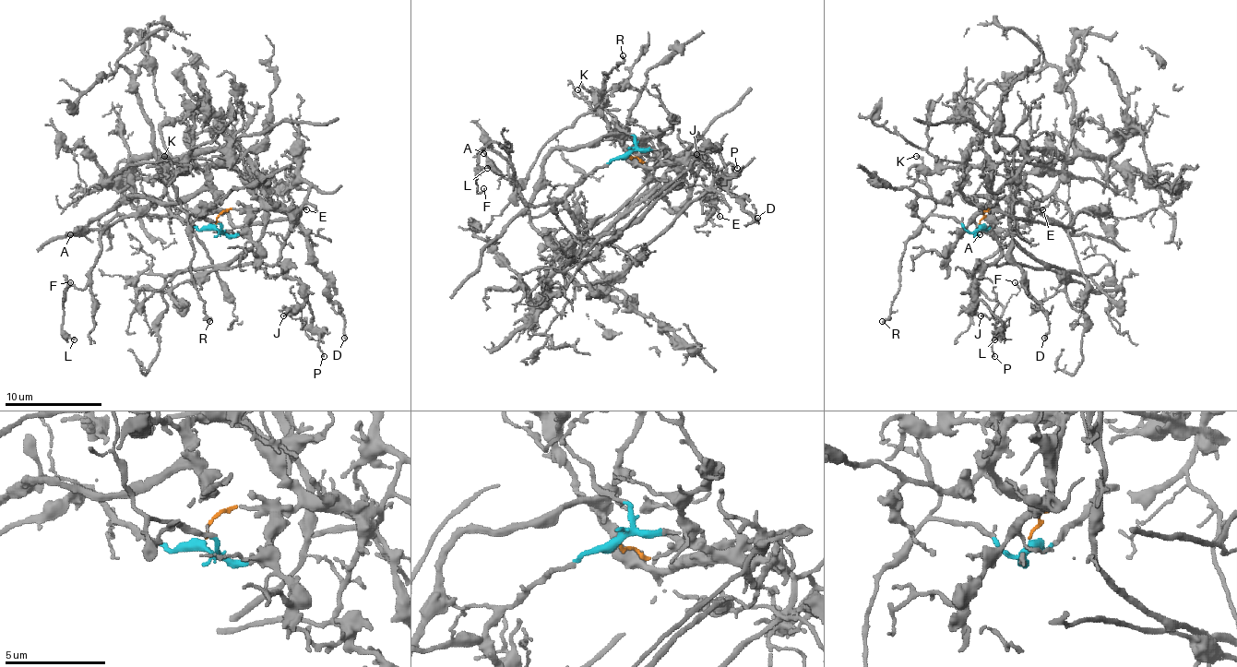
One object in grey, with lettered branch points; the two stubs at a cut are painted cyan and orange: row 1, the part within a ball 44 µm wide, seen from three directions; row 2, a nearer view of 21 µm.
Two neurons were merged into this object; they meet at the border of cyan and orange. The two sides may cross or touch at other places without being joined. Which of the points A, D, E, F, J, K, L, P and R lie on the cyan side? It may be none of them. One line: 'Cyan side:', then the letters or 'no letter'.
Cyan side: A, F, K, L, R

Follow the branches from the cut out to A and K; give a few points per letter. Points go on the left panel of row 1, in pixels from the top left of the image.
A: (216, 224), (196, 229), (174, 217), (160, 202), (152, 202), (121, 217), (113, 224), (70, 234)
K: (216, 224), (220, 232), (220, 227), (186, 212), (172, 183), (172, 160), (165, 156)

